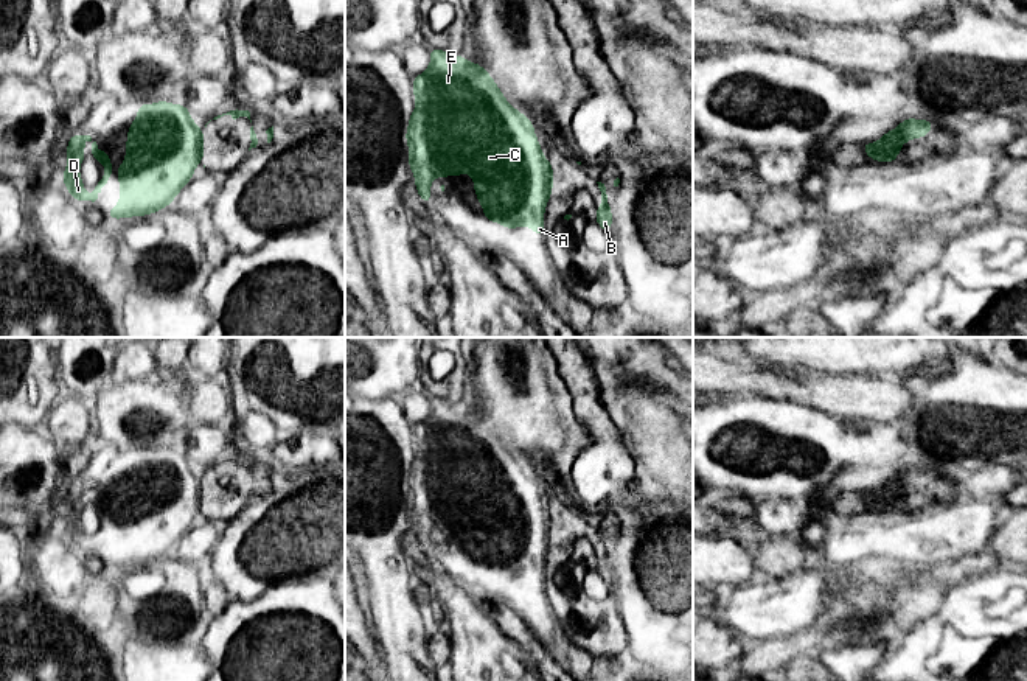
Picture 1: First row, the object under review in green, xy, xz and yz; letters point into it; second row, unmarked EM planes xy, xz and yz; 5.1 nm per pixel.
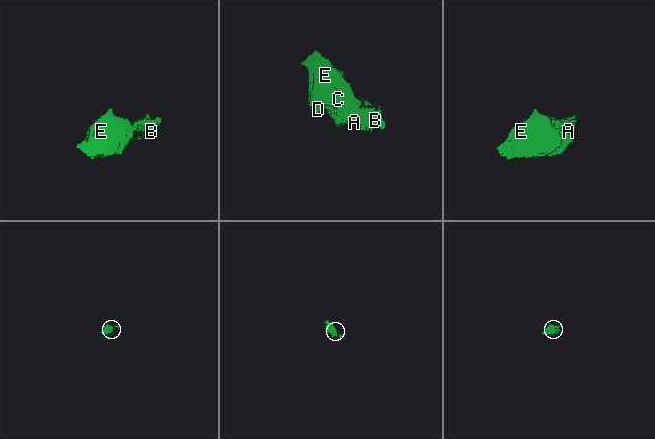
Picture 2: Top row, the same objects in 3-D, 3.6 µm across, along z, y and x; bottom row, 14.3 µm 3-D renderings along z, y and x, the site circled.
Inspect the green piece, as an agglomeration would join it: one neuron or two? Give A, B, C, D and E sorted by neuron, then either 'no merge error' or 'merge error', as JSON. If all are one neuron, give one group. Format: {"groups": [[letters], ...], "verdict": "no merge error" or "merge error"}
{"groups": [["A", "C", "D", "E"], ["B"]], "verdict": "merge error"}

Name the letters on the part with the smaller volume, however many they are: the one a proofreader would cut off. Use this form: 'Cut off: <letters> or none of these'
Cut off: B

